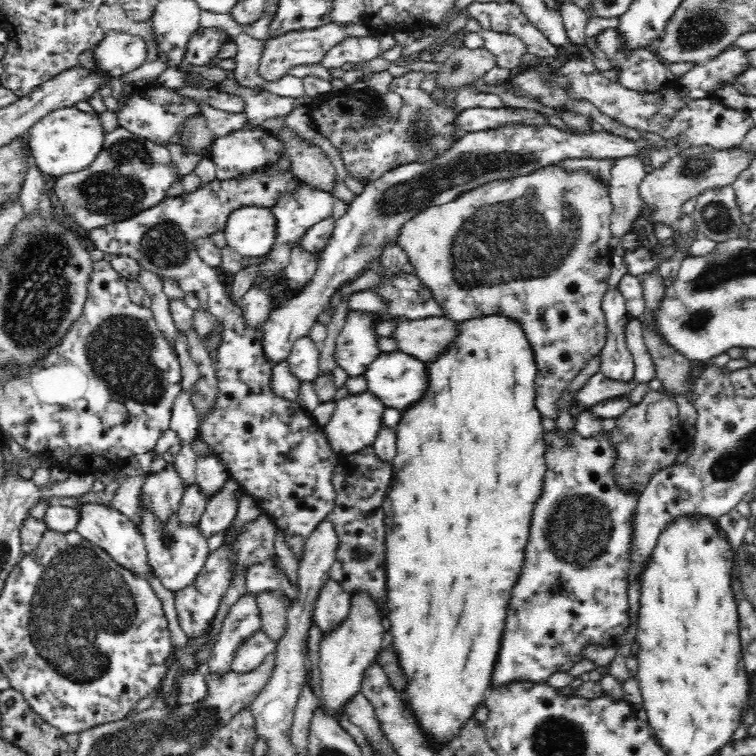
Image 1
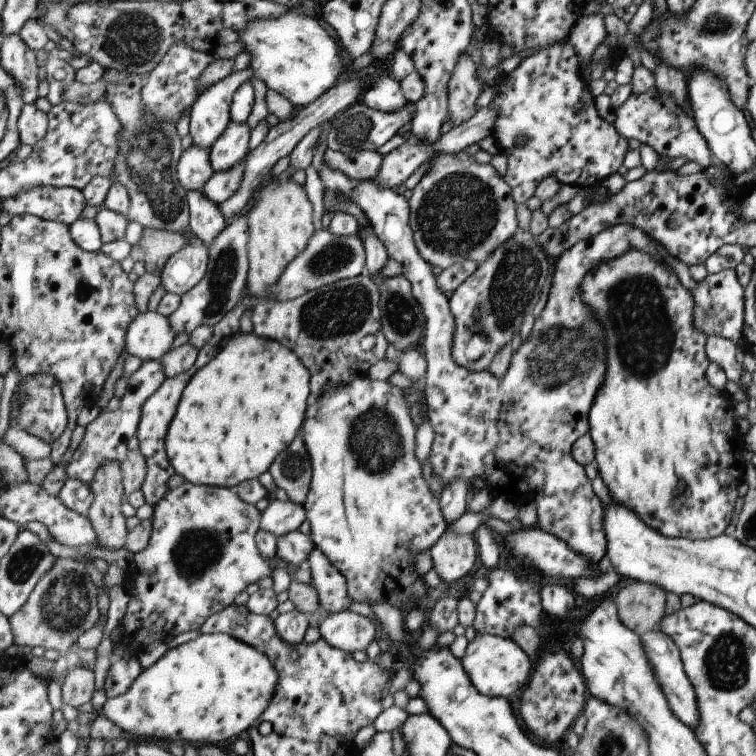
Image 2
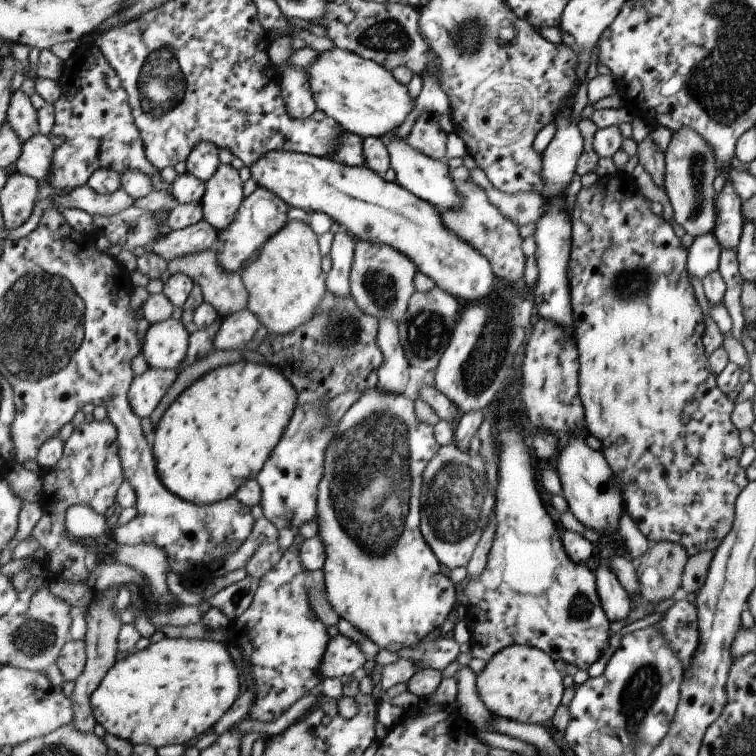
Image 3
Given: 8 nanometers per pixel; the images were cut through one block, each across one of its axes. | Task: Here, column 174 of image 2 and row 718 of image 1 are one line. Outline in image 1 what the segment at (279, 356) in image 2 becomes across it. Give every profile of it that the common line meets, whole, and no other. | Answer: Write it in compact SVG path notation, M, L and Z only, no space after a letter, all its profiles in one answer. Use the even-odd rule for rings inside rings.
M497 312L496 314L486 314L477 315L476 318L470 318L470 320L462 320L456 324L456 330L458 334L452 338L452 342L444 348L444 351L437 356L436 359L426 362L427 368L427 386L423 392L422 398L419 398L412 406L406 409L398 422L398 426L395 428L396 435L396 446L397 453L394 460L390 463L391 467L391 477L392 480L389 484L388 492L386 493L386 498L383 500L383 509L385 512L385 547L387 551L386 556L386 572L388 577L388 632L392 638L392 648L400 657L402 661L402 667L406 671L406 675L410 677L410 684L406 690L402 690L402 694L406 697L406 701L410 703L412 711L416 717L420 719L420 726L424 727L428 733L430 733L430 738L432 741L440 742L442 745L463 725L463 722L473 714L474 705L477 702L482 701L485 694L485 690L490 688L490 679L493 671L494 663L496 662L496 657L498 654L498 649L500 648L500 639L502 633L504 632L505 622L508 614L508 607L511 601L512 588L516 586L518 578L520 576L521 568L523 567L523 562L525 560L525 546L528 542L529 532L532 524L532 516L536 506L536 502L539 501L540 496L543 493L544 477L547 473L547 461L544 456L547 454L547 442L544 441L544 436L546 436L546 431L544 431L544 420L542 420L542 414L538 411L536 407L536 391L535 391L535 380L538 376L538 361L536 361L535 351L533 350L530 340L527 338L526 332L522 323L519 322L520 316L510 316L503 315Z

